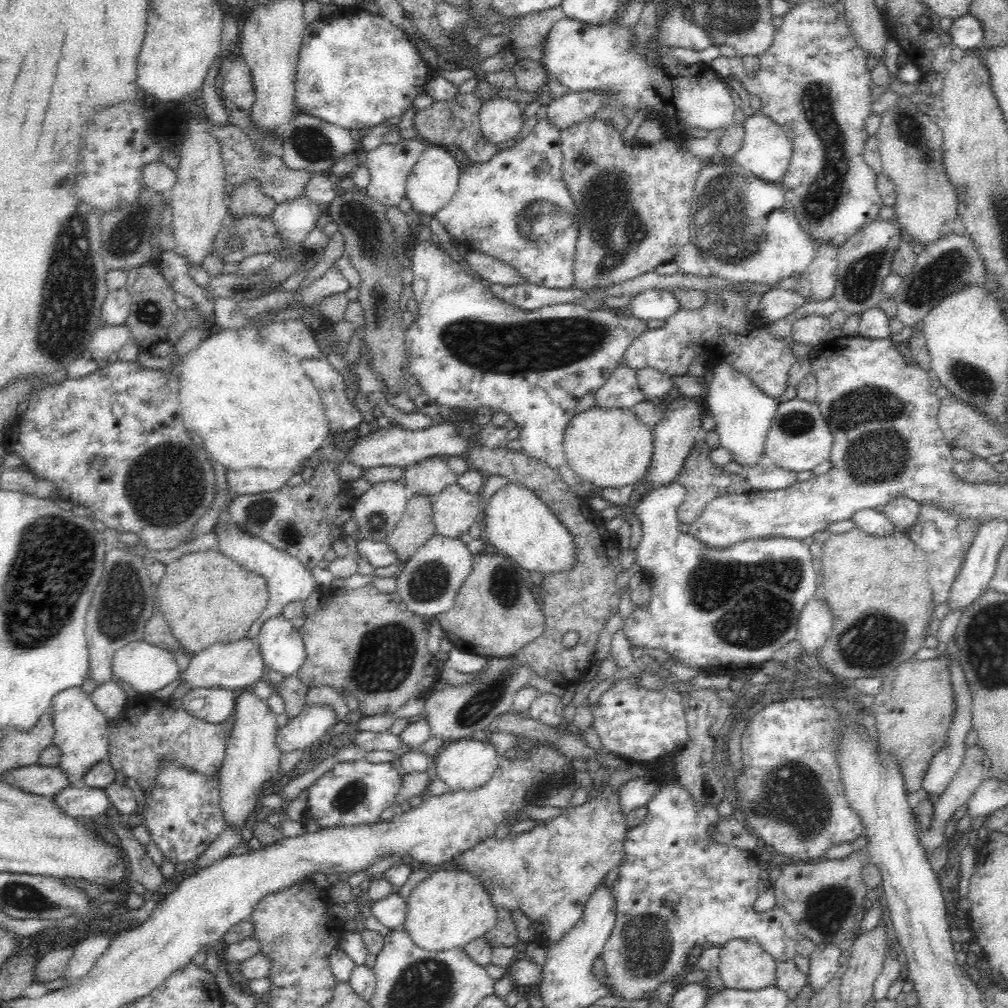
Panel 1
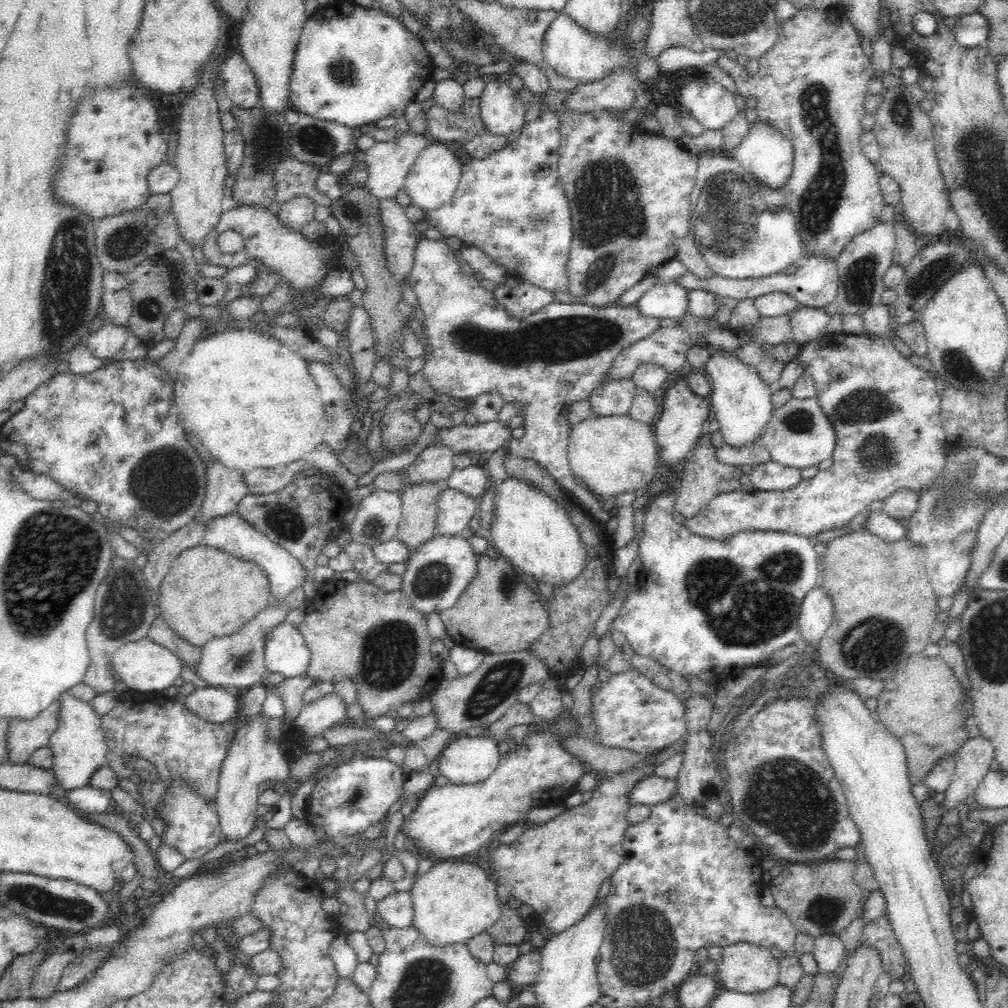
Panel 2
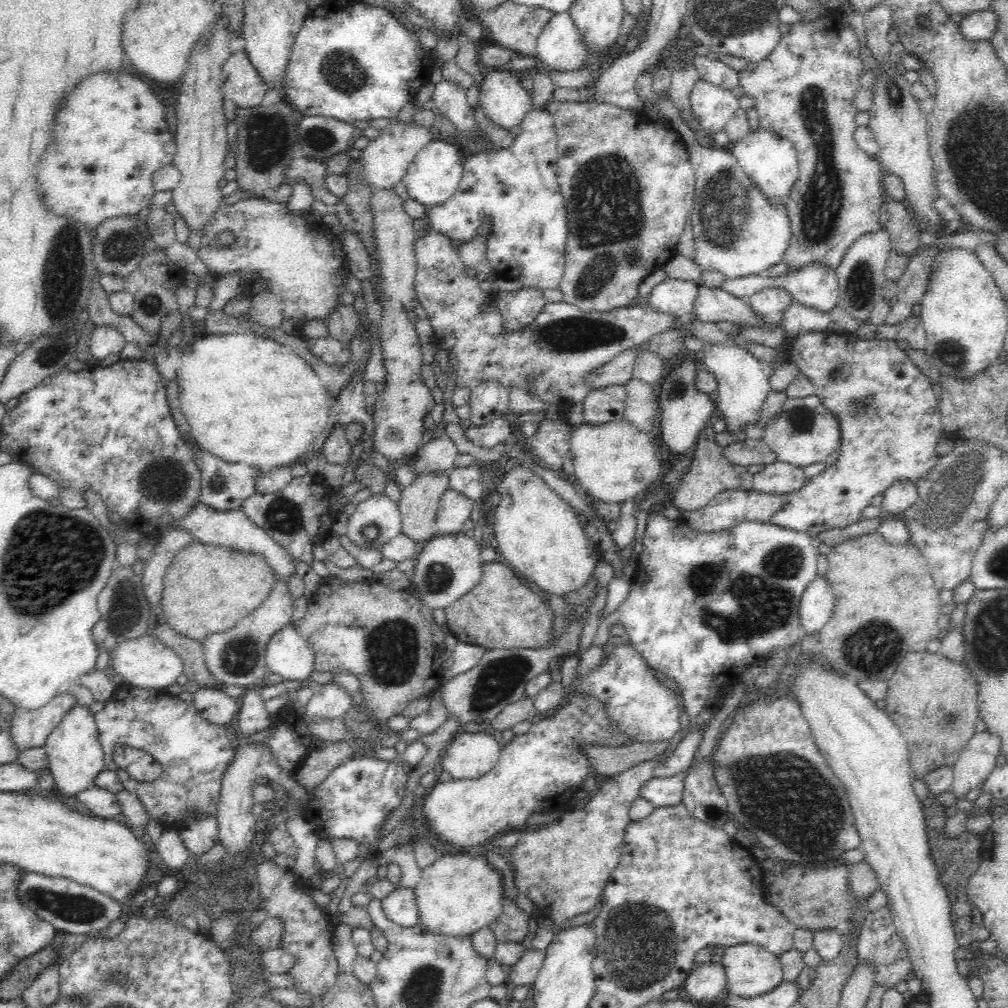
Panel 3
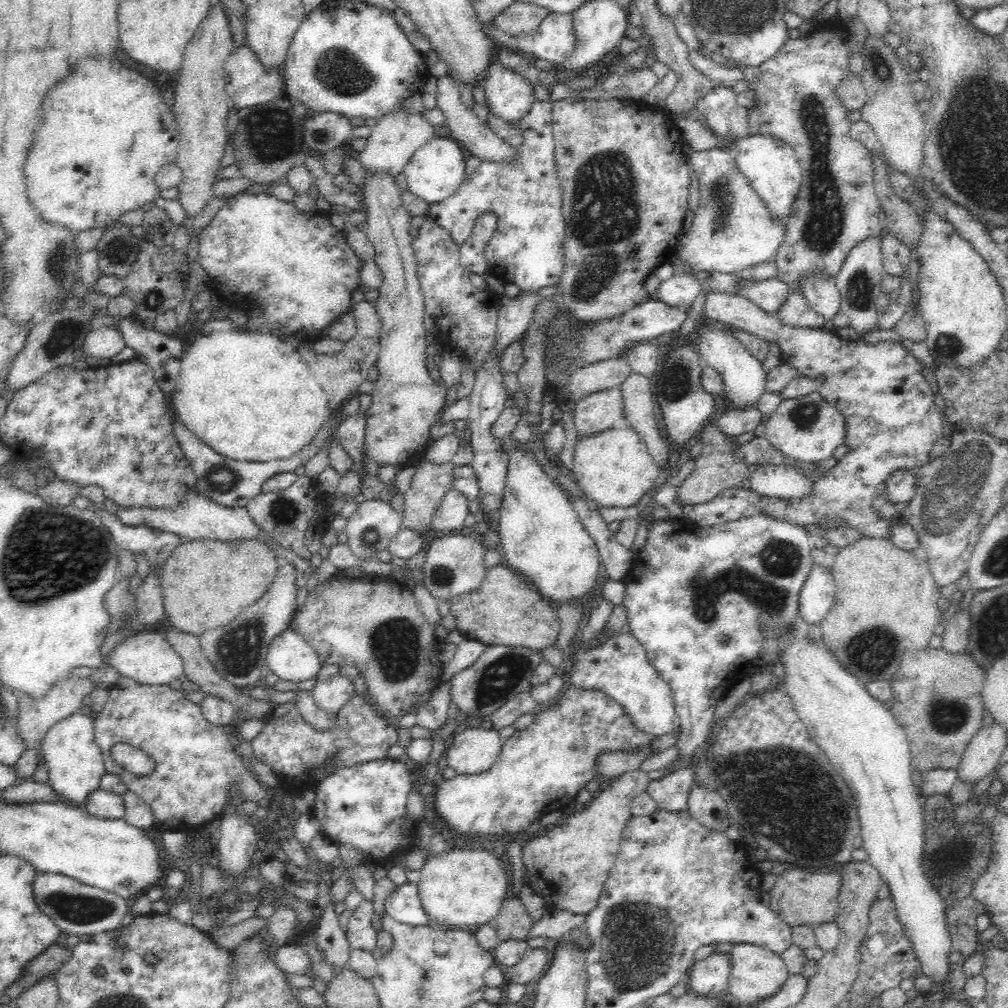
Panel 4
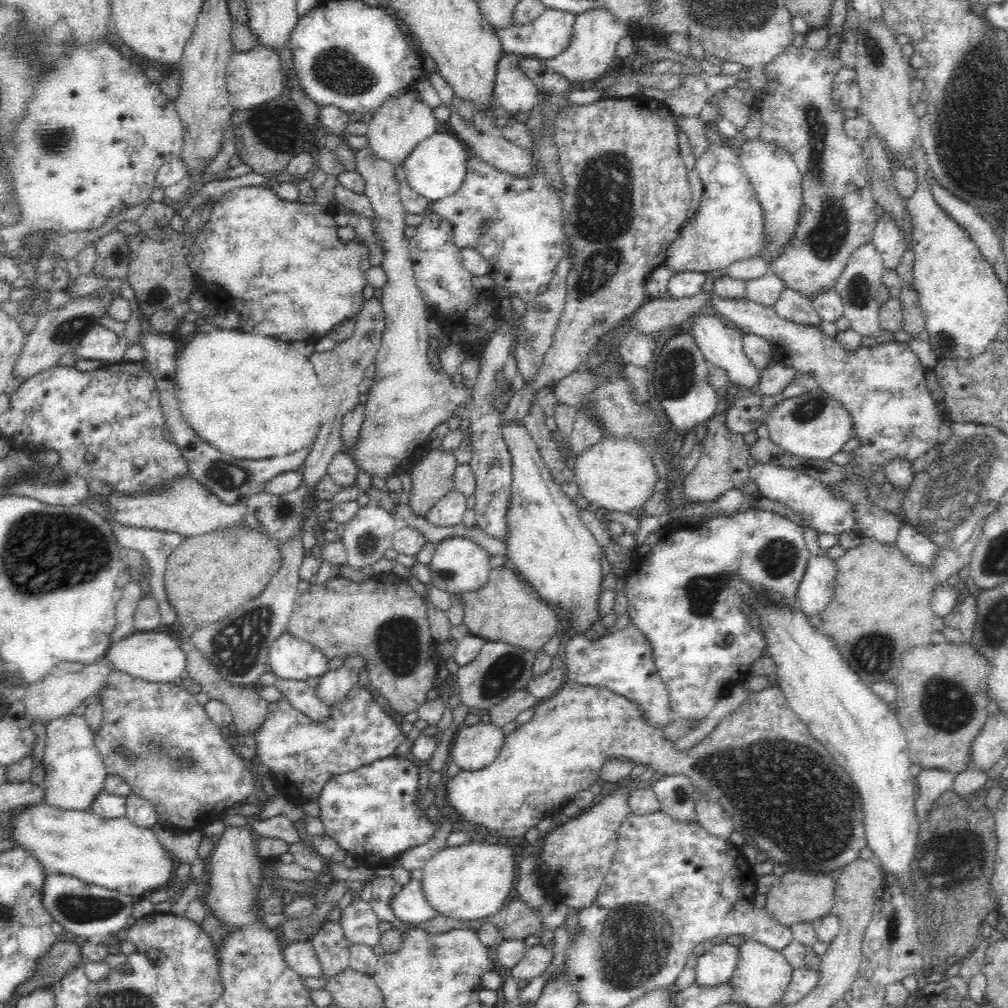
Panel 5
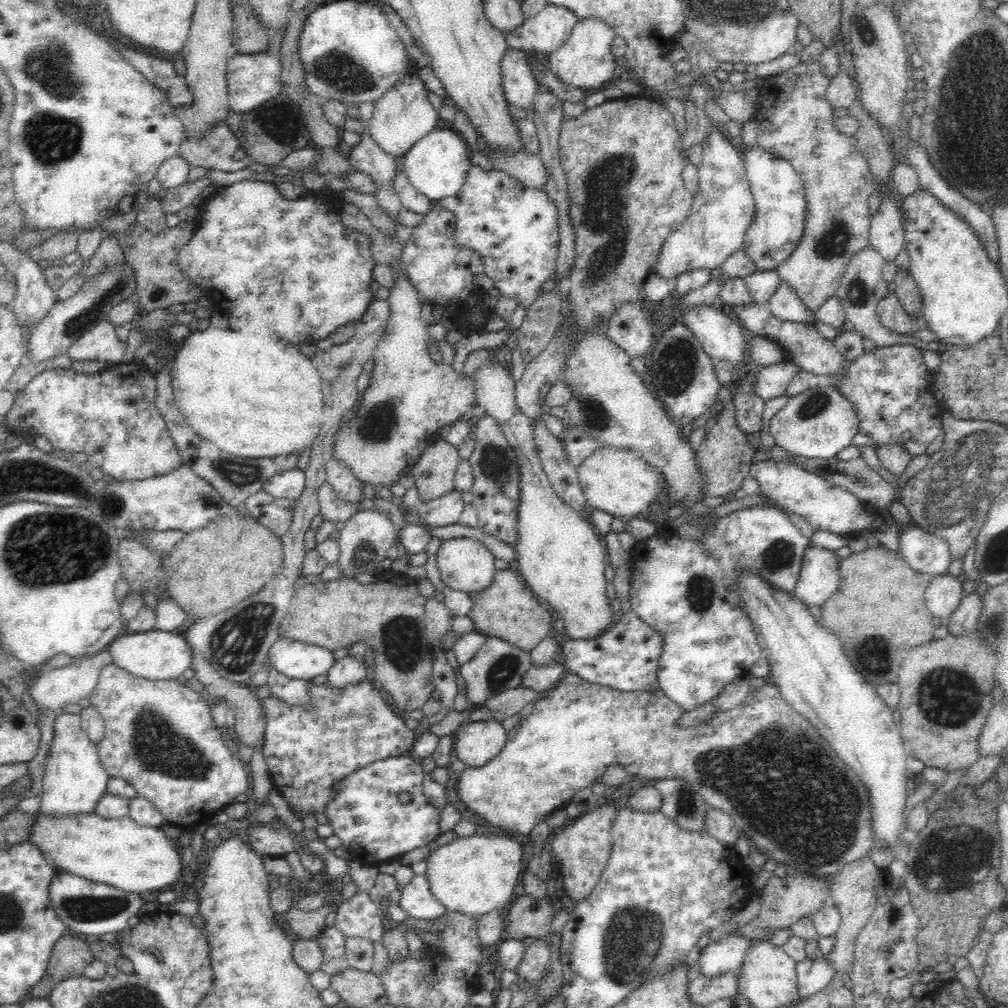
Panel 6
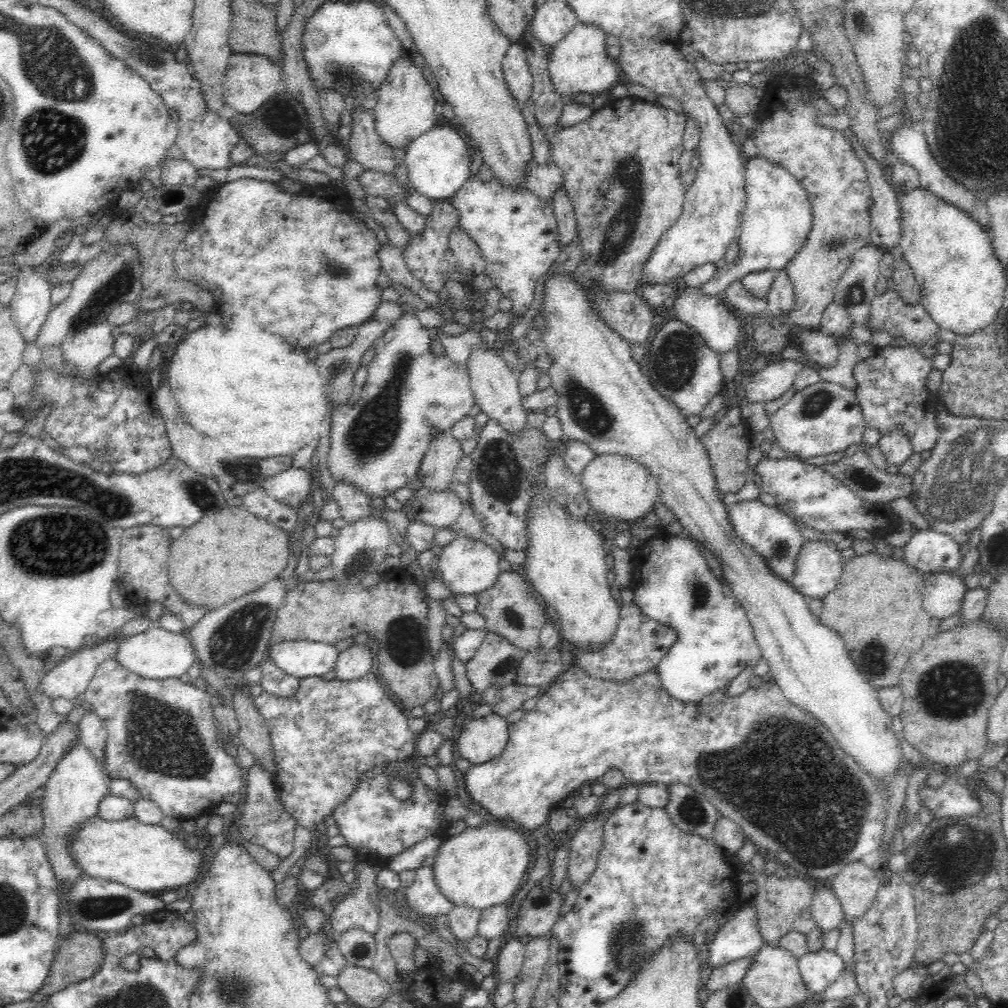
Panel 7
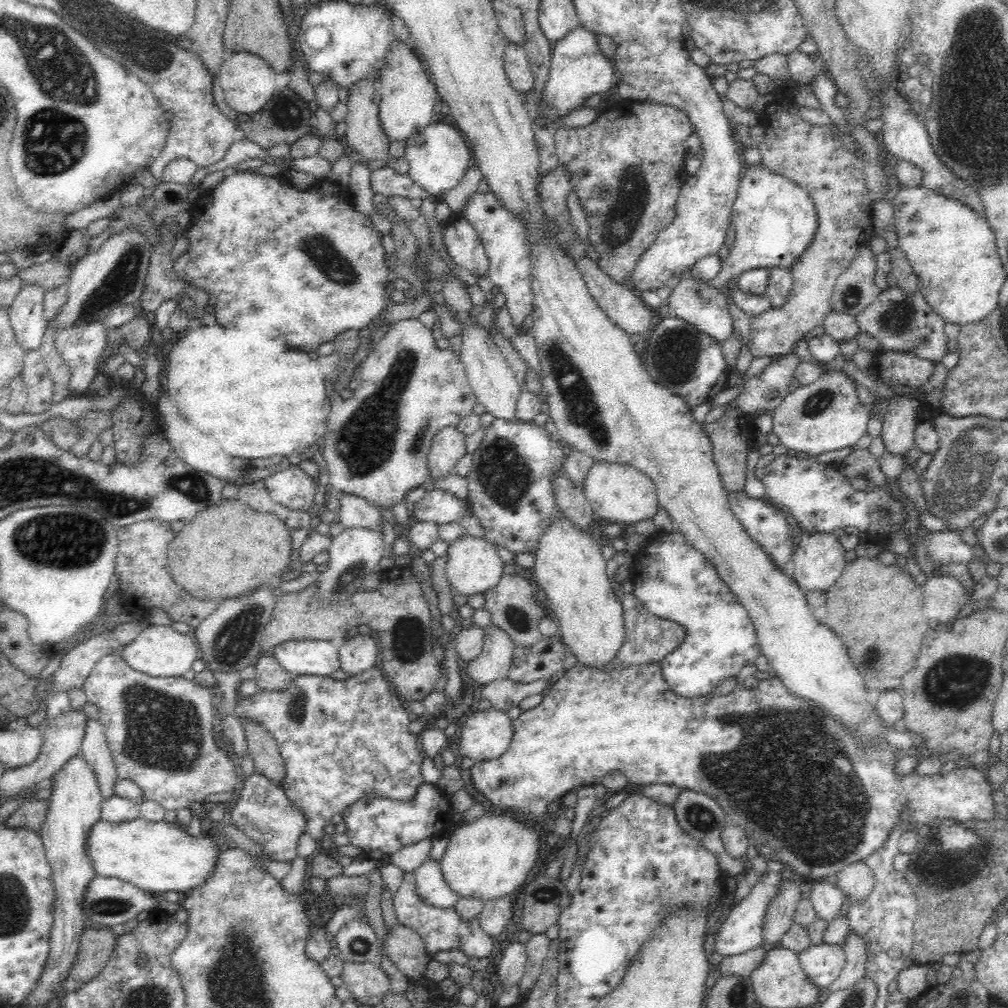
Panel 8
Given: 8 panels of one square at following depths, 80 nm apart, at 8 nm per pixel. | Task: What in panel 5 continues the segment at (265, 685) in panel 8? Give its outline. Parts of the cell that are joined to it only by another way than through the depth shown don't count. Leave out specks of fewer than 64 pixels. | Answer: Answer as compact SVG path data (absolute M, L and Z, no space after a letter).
M278 678L275 687L296 710L310 717L311 721L321 723L330 716L330 707L316 696L315 688L308 686L305 681Z

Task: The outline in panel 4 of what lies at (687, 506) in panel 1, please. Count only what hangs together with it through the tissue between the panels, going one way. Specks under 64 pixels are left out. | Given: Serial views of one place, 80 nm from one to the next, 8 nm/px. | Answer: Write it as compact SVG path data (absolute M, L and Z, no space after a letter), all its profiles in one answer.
M711 420L698 434L695 444L694 472L690 474L676 492L675 500L679 504L697 505L710 502L719 492L728 488L750 488L752 467L737 460L733 454L739 446L733 438L724 435Z

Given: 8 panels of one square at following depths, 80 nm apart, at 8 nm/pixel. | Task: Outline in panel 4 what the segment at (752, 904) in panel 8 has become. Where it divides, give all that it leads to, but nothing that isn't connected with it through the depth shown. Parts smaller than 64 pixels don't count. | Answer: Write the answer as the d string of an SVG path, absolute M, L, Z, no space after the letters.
M713 954L701 959L688 972L688 989L698 995L726 991L730 968L729 954Z

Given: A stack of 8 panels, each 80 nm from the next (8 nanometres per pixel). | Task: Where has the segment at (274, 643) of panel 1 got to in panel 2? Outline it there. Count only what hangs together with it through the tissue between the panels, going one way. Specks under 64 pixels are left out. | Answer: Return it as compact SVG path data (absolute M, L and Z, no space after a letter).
M287 621L280 622L268 630L264 640L268 674L280 673L285 679L304 676L310 651L296 626Z

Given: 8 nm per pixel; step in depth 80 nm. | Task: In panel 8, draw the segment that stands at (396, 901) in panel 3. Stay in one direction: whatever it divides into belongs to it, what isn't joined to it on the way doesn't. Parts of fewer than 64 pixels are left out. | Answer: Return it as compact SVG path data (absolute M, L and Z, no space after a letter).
M428 859L424 864L413 870L415 873L417 896L427 905L433 908L452 908L459 900L447 888L440 871L440 861Z

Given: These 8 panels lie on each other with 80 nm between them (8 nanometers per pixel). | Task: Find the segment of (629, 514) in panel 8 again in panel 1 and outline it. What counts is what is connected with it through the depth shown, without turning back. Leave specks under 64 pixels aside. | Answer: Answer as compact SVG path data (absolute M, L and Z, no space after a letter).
M592 406L575 414L563 435L564 455L572 471L597 490L638 486L650 467L653 455L653 430L639 422L631 409Z

